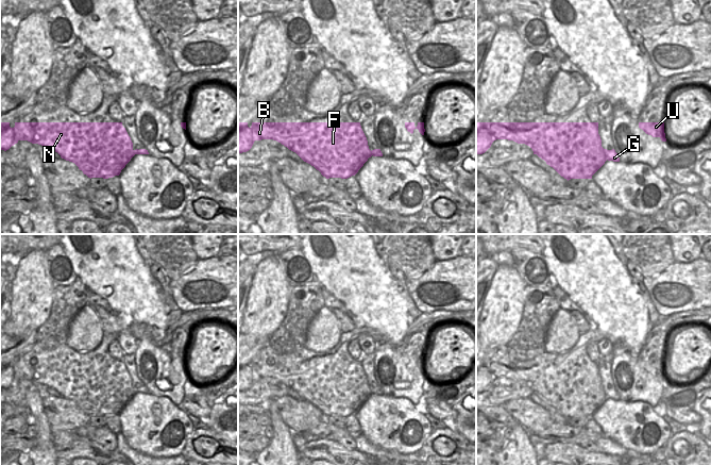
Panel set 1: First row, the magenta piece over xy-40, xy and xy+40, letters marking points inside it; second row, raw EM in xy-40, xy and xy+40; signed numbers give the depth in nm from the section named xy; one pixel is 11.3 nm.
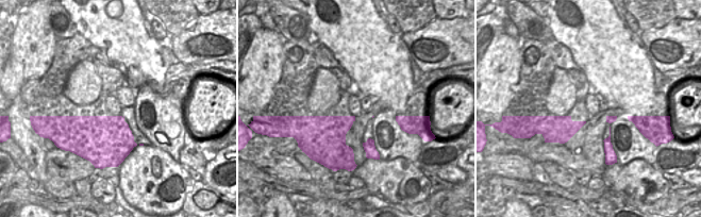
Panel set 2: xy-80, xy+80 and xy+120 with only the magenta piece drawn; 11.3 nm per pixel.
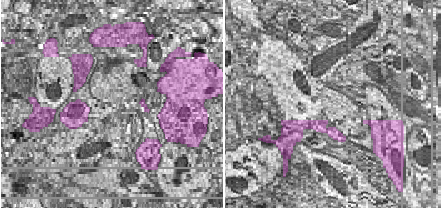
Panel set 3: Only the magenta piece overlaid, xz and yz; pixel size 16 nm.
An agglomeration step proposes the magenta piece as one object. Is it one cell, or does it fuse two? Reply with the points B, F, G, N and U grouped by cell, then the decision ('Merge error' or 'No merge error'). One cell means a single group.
Groups: B F N / G U. Merge error.

